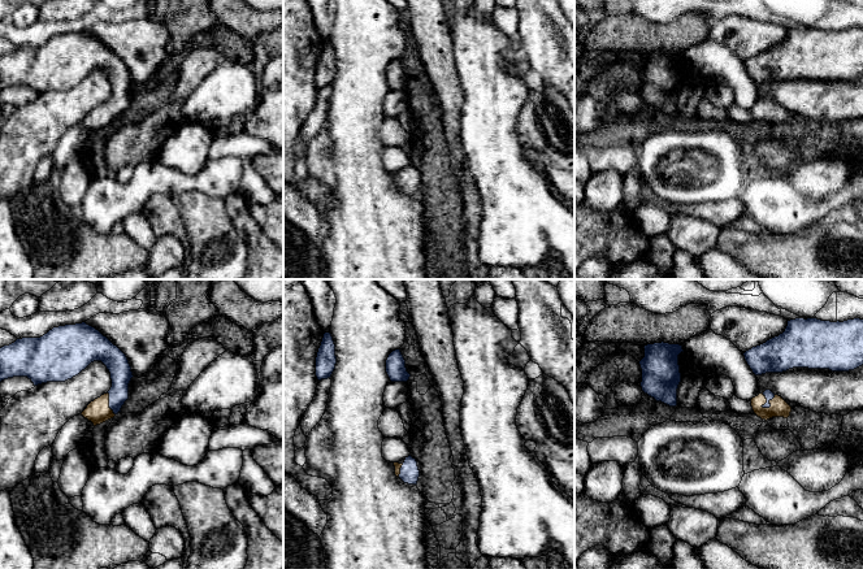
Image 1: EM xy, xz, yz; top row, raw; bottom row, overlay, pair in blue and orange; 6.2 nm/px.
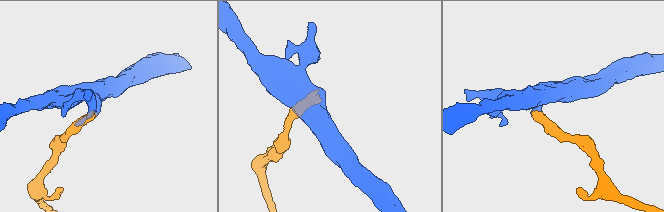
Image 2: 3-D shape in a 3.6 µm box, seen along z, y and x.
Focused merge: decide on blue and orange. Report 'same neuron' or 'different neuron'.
same neuron

